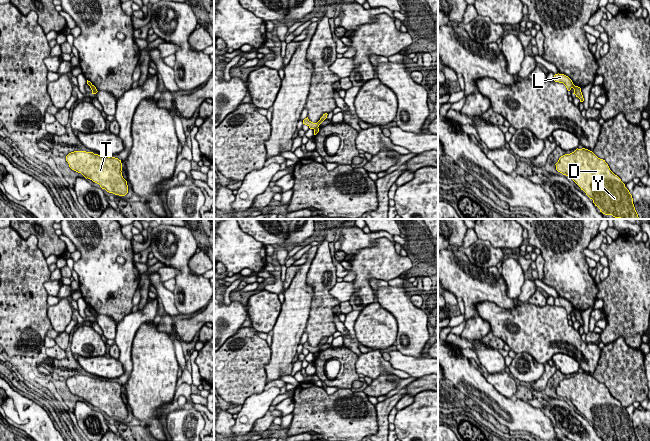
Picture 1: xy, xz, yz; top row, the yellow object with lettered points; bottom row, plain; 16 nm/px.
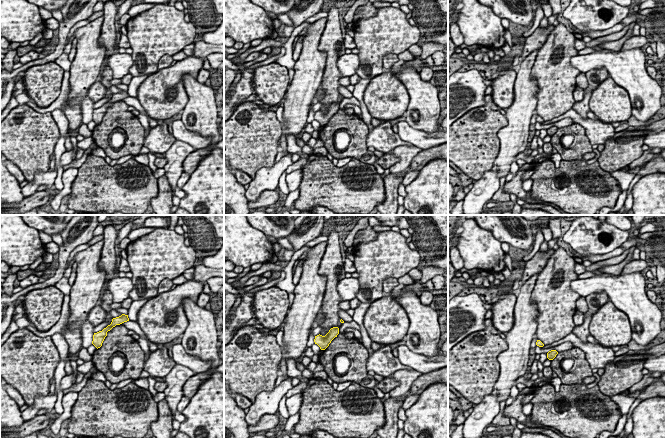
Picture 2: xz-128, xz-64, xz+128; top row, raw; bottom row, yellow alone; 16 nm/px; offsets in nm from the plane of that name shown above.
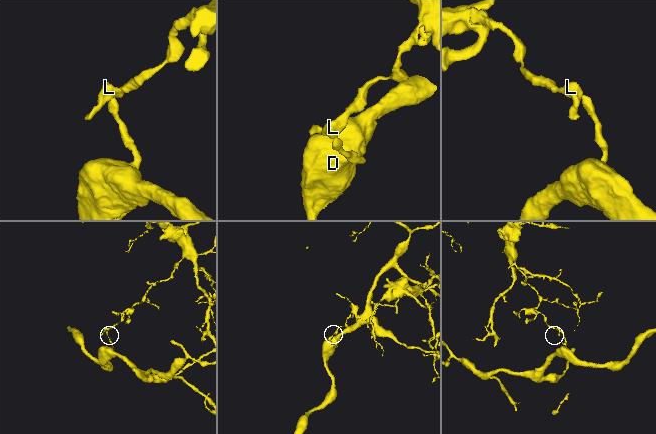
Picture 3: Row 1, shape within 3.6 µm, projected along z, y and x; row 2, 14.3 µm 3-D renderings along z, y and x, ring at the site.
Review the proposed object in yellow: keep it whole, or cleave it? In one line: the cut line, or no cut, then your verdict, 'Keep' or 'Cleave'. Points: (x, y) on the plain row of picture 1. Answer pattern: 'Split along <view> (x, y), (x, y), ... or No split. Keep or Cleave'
Split along yz (573, 308), (571, 311). Cleave

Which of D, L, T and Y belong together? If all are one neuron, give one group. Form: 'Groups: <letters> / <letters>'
Groups: D T Y / L

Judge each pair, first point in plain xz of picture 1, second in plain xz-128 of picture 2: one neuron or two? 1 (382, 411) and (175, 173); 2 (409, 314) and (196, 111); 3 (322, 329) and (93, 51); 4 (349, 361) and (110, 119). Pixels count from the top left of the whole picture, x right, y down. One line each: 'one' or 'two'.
1: two
2: one
3: two
4: one

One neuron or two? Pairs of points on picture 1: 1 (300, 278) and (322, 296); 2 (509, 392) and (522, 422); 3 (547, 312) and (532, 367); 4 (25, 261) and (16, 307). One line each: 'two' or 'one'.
1: two
2: two
3: two
4: one

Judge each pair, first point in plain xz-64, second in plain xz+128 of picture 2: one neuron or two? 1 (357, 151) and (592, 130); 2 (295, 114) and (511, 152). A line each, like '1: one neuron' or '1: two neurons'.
1: two neurons
2: one neuron

